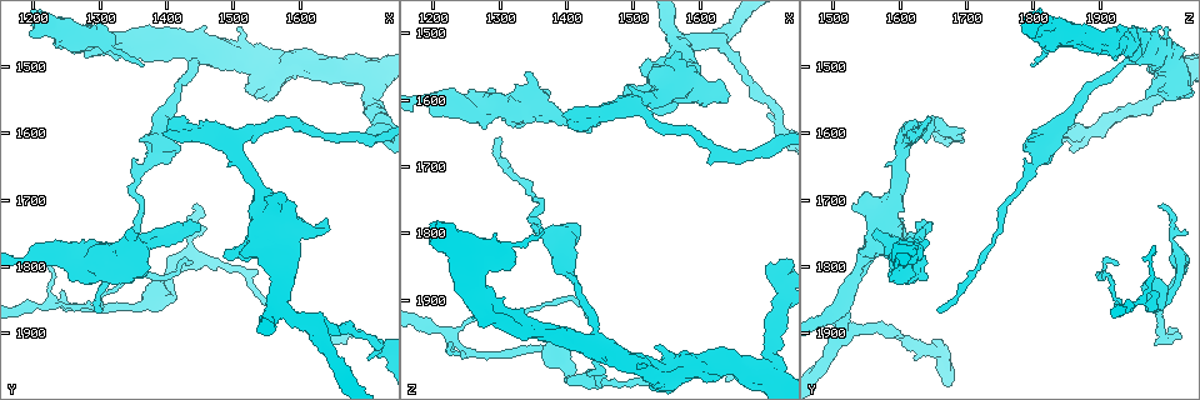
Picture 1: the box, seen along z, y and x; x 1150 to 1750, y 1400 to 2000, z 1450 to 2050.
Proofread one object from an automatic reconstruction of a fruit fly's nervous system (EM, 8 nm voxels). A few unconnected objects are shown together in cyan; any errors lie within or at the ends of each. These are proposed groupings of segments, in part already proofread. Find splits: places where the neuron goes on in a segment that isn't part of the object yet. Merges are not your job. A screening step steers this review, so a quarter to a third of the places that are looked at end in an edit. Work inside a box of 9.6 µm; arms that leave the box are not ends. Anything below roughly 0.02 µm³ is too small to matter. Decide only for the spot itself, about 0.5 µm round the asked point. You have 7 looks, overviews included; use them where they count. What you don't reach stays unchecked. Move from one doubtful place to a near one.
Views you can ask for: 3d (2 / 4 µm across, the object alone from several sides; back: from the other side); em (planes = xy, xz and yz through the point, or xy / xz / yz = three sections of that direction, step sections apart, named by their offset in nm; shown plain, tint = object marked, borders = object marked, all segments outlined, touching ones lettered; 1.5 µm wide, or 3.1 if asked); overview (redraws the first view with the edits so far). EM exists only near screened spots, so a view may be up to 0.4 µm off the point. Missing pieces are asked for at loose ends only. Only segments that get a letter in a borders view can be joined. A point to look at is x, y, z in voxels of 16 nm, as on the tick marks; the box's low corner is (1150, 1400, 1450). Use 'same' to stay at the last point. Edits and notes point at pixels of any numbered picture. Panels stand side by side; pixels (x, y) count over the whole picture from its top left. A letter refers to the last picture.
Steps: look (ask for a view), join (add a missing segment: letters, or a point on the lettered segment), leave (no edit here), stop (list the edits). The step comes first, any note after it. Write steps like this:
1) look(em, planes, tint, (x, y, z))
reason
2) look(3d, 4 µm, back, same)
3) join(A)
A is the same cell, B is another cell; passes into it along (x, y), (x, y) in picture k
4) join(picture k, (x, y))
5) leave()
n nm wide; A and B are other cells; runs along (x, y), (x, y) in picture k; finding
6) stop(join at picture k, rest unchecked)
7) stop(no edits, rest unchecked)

look(em, xz, step 4, borders, (1445, 1715, 1990))
thin end

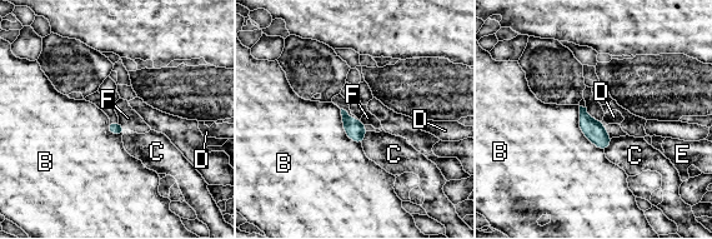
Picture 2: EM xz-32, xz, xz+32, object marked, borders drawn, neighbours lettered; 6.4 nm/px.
look(em, planes, borders, same)

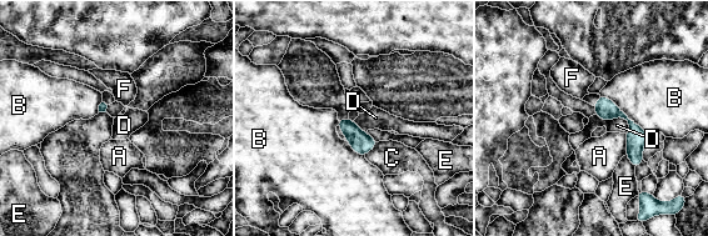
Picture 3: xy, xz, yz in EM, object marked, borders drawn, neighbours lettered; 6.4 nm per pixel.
leave()
A, B, C, D, E and F are other cells; border along (596, 114), (623, 118), (628, 132) in picture 3; no lettered segment goes on from it

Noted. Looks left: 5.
look(em, planes, borders, (1275, 1765, 1640))
thick end

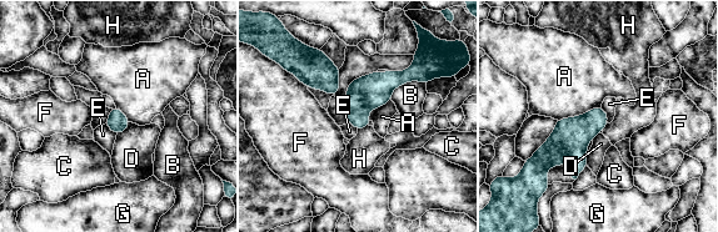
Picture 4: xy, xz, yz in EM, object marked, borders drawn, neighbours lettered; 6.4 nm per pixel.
leave()
A, B, C, D, E, F, G and H are other cells; border along (601, 106), (607, 115), (608, 122) in picture 4; no lettered segment goes on from it

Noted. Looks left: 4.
look(3d, 4 µm, (1630, 1750, 1575))
free end

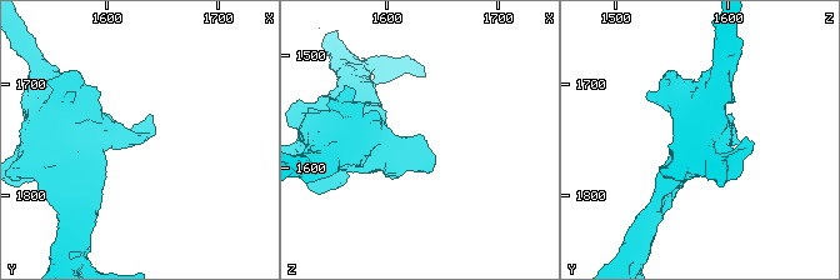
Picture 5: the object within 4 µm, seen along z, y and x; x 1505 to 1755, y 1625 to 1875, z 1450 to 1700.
look(em, planes, tint, (1636, 1752, 1572))

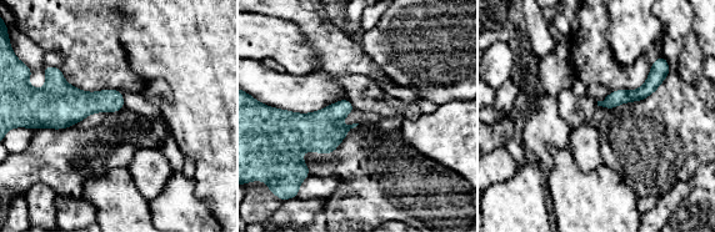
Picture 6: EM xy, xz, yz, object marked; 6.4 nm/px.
look(em, planes, borders, same)
see the neighbours

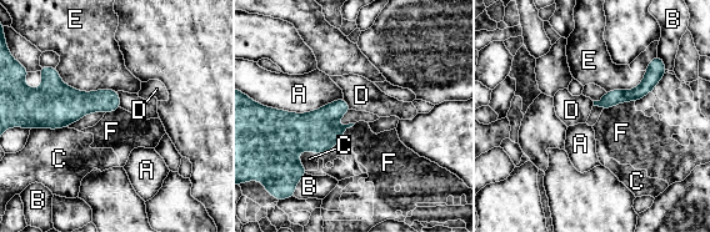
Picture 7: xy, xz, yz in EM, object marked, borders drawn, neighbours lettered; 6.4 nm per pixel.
leave()
A, B, C, D, E and F are other cells; runs along (651, 82), (634, 95), (601, 104) in picture 7; none of them fits

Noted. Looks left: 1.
stop(no edits, rest unchecked)

